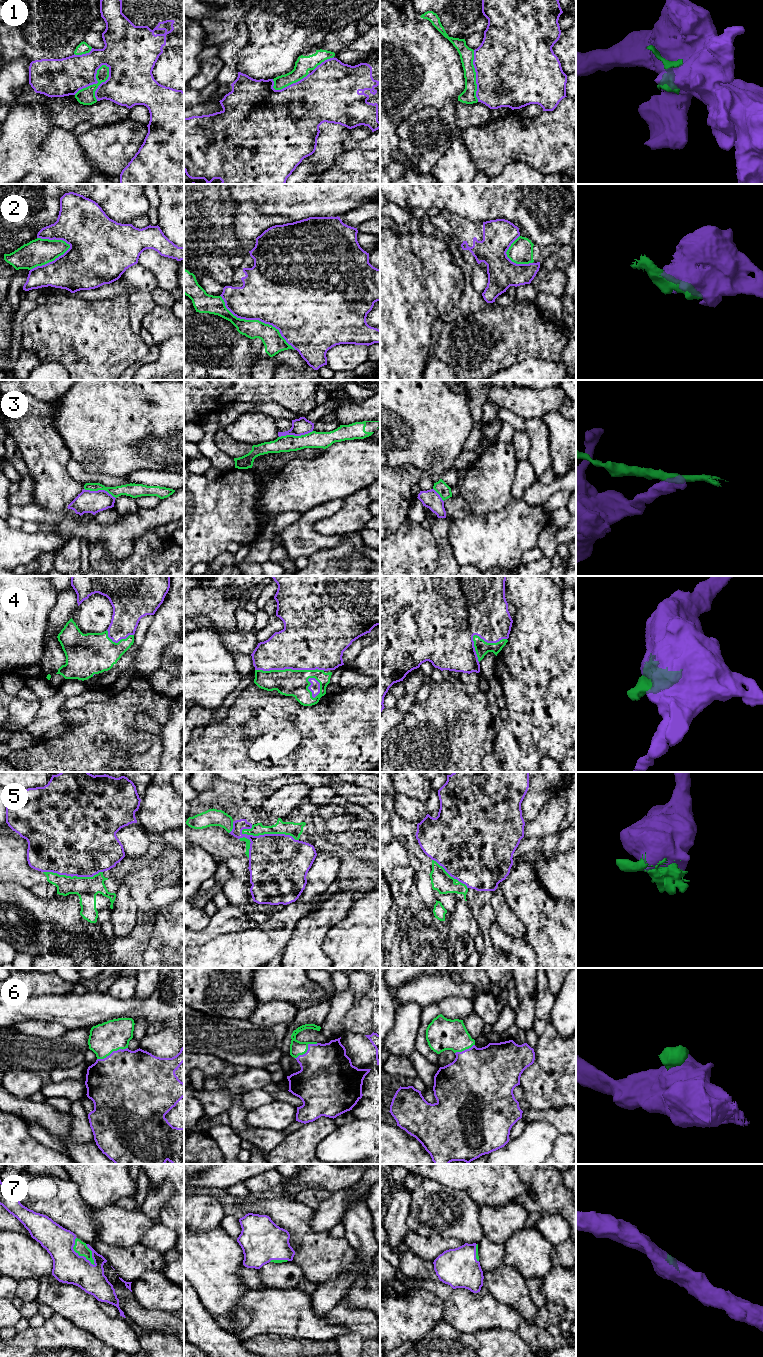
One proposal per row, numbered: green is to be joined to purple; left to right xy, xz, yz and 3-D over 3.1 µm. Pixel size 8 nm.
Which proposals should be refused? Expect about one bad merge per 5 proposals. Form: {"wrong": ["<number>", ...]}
{"wrong": ["1", "2", "3"]}

